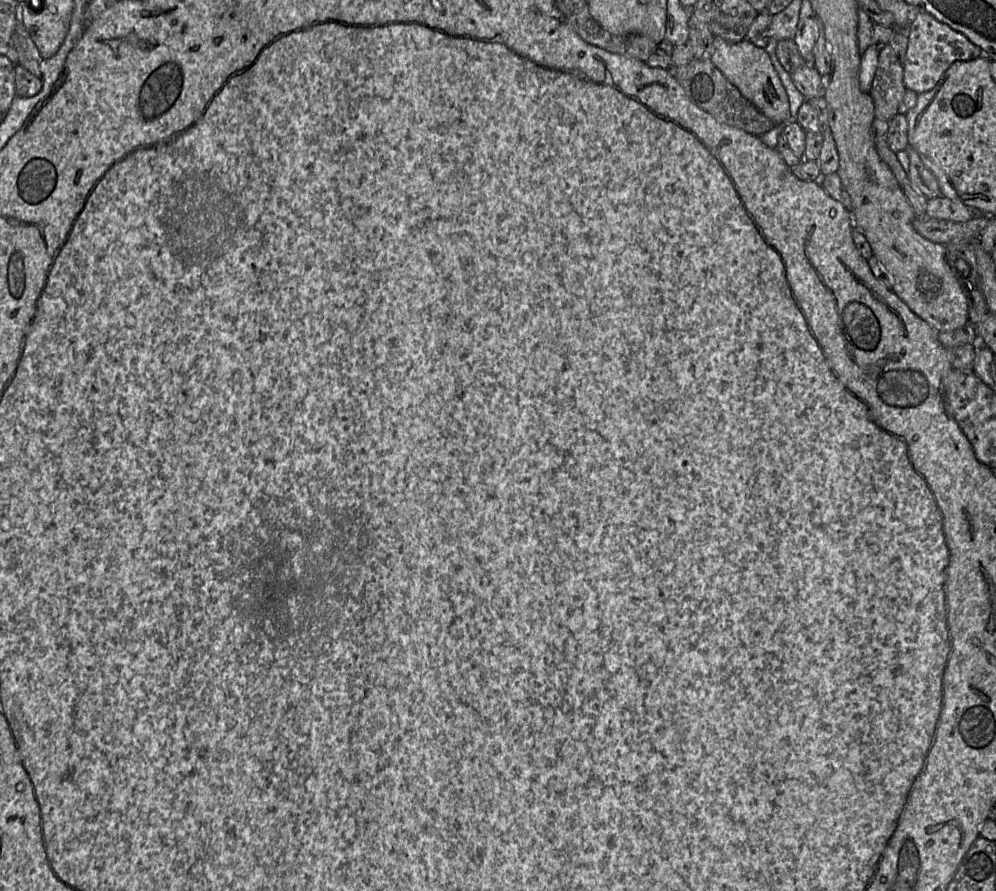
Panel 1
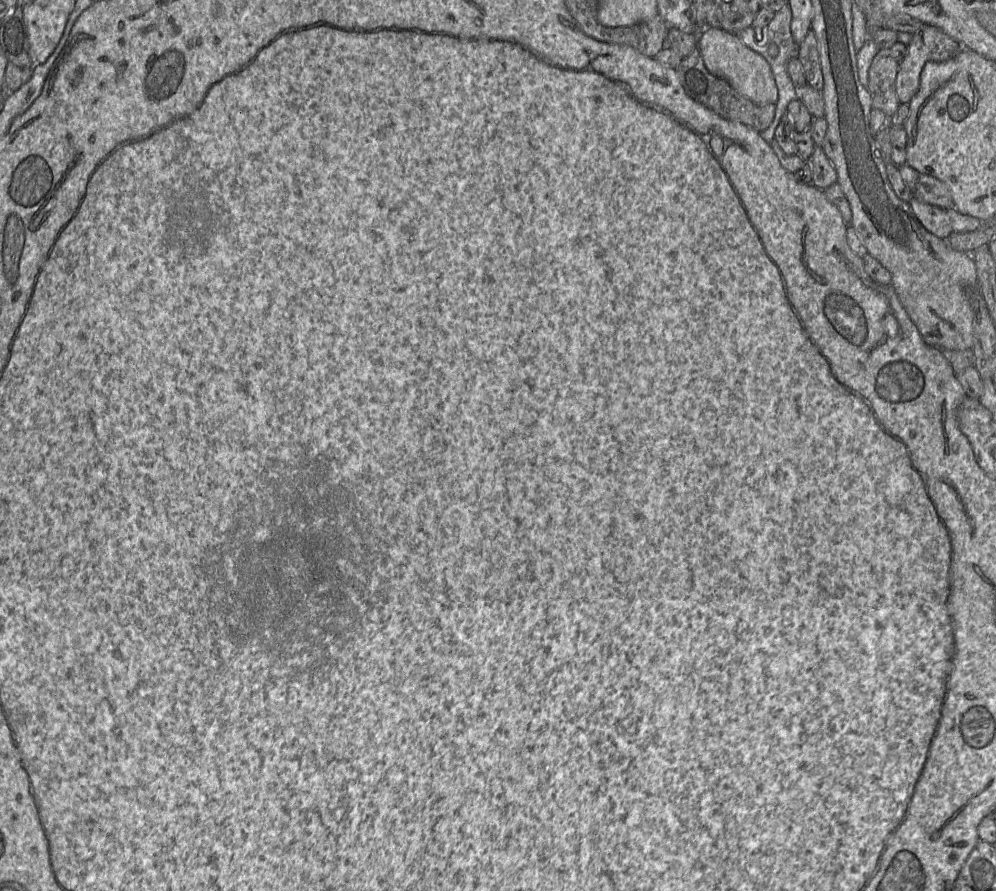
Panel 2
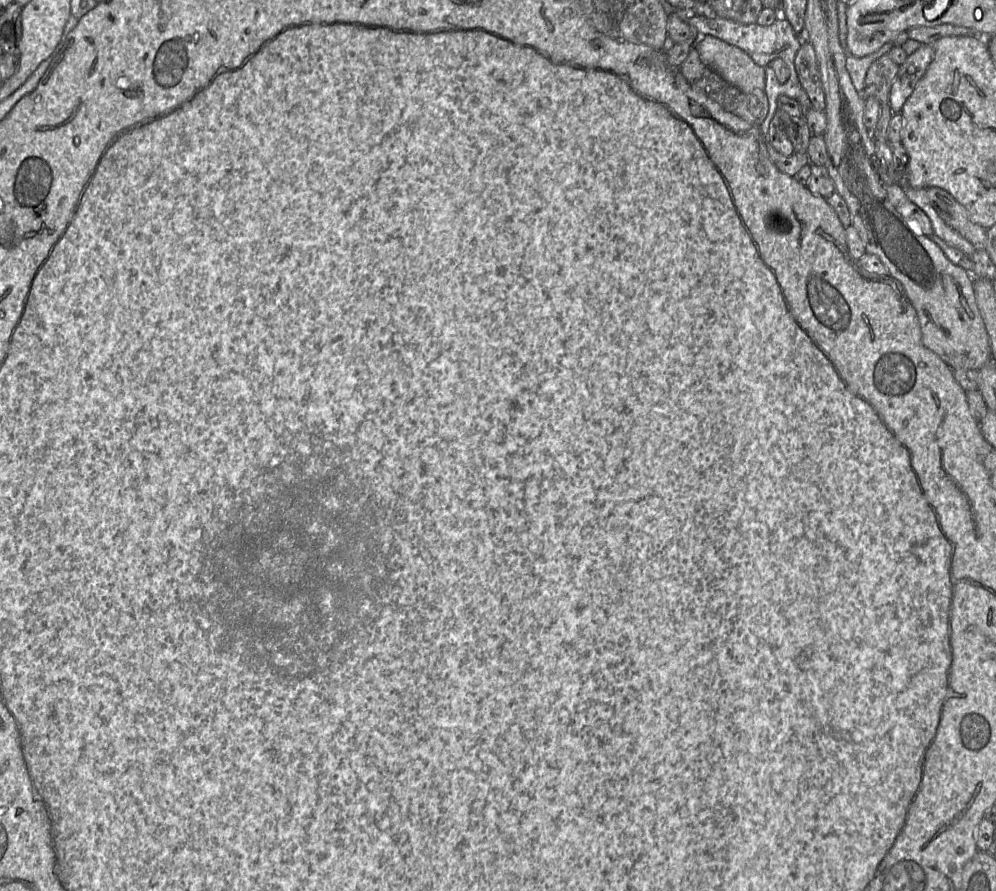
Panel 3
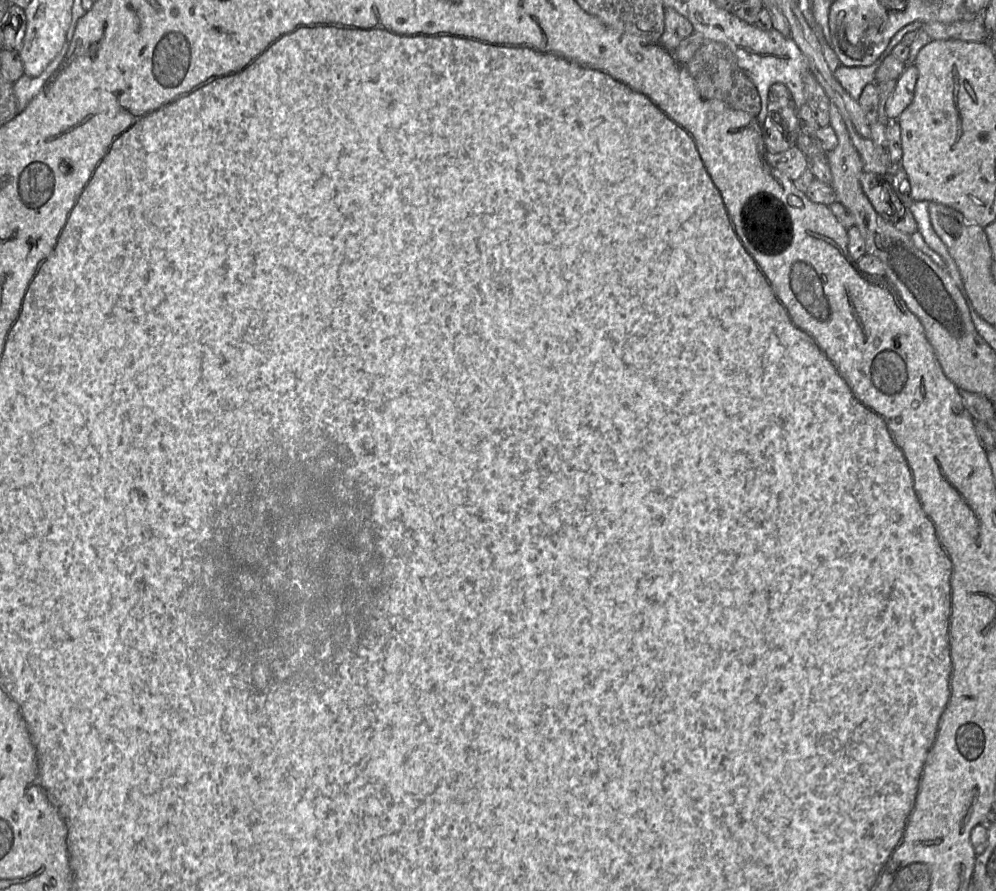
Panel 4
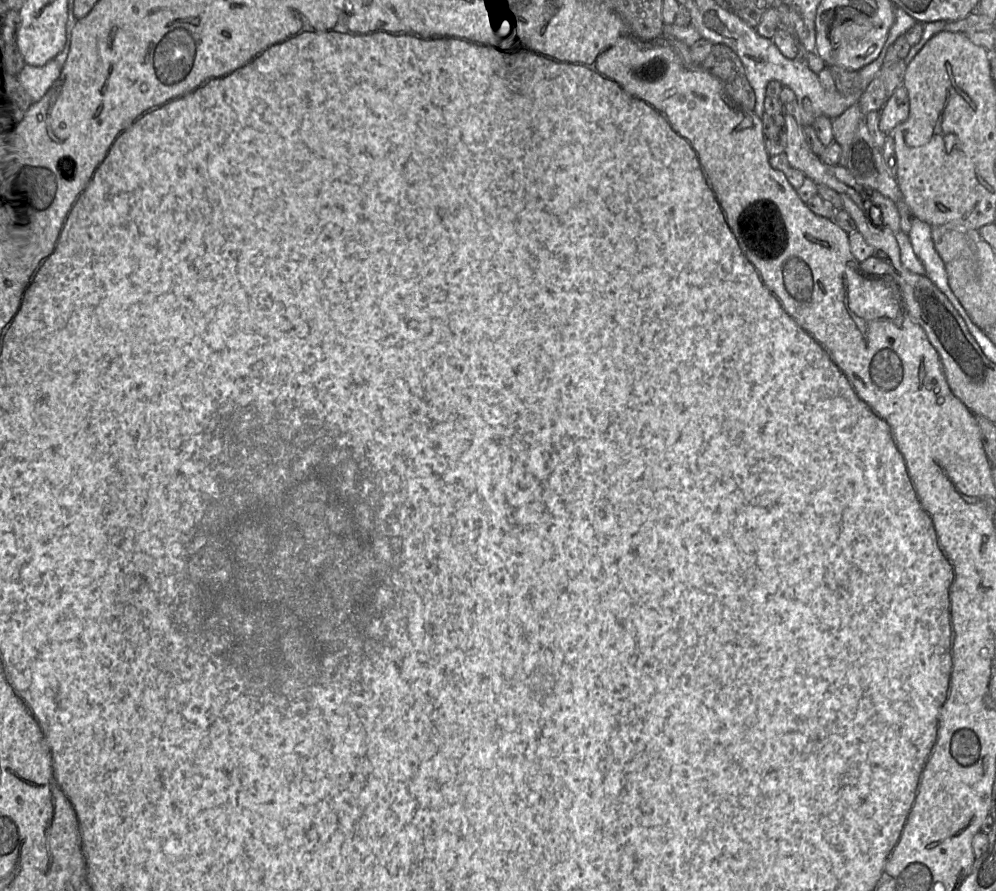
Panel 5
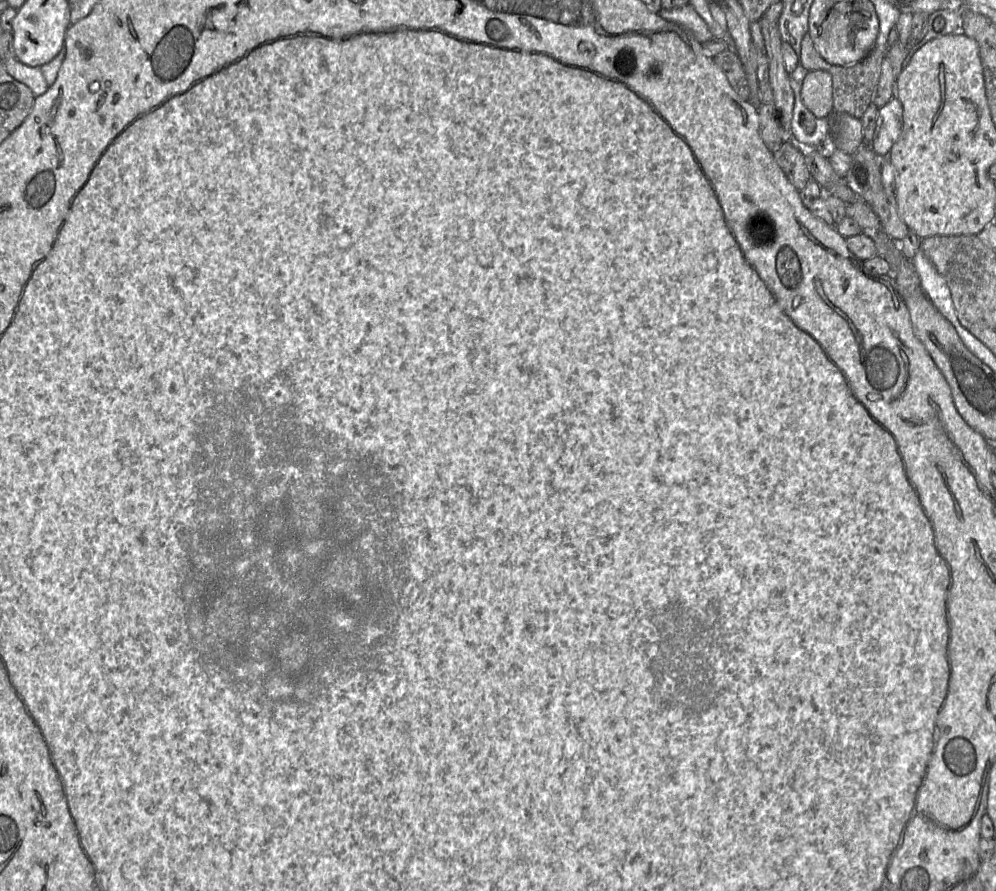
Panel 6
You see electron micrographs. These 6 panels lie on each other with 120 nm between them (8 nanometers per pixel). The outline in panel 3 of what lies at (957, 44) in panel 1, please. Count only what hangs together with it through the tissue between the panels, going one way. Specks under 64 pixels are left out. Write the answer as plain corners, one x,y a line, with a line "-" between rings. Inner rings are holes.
922,44
900,66
889,96
889,106
893,114
901,113
907,99
911,96
916,85
932,62
934,53
932,44

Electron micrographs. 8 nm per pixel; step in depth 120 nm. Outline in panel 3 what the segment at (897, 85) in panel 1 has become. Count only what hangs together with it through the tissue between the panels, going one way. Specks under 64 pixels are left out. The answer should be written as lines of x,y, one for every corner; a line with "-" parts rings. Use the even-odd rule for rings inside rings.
888,55
880,57
872,63
867,72
865,90
862,95
865,97
873,97
880,104
889,103
891,87
899,69
900,66

